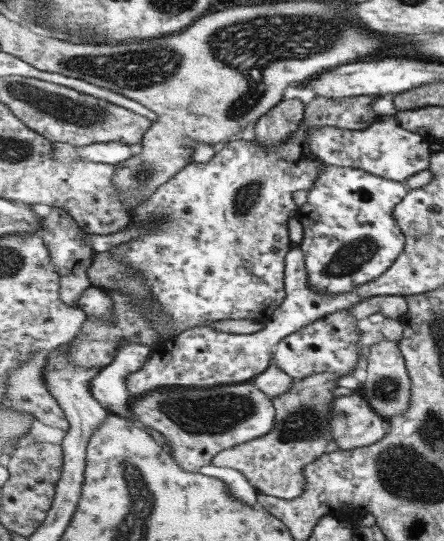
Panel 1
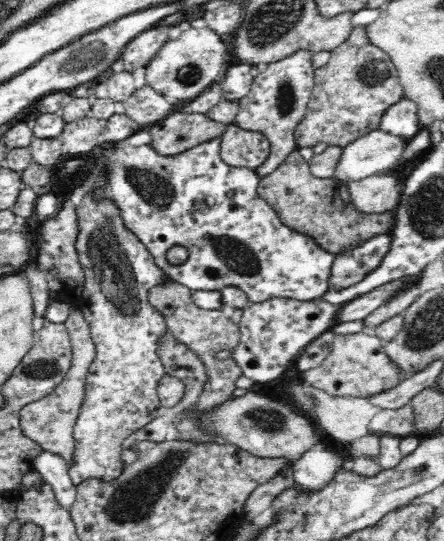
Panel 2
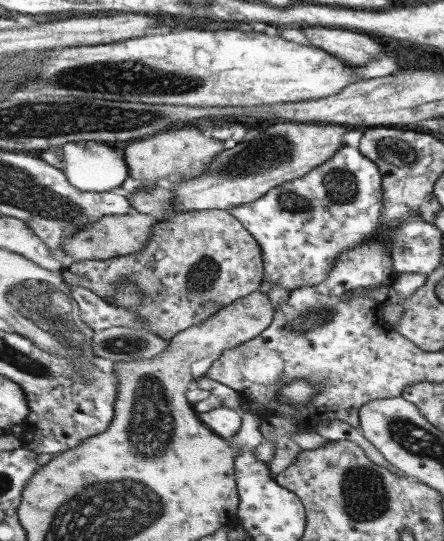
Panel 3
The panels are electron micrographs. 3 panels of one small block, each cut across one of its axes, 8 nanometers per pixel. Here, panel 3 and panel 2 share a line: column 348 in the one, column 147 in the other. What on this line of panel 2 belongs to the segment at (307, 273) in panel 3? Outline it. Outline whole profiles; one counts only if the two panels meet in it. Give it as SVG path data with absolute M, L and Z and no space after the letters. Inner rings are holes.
M216 138L216 140L210 140L210 142L204 142L204 144L194 146L194 149L186 150L182 152L182 154L178 154L174 157L159 156L150 145L120 146L120 148L116 148L116 150L104 160L104 168L102 168L102 172L104 172L104 184L98 186L98 188L94 188L94 192L92 192L94 200L96 200L96 202L100 202L100 200L104 202L104 200L107 200L107 202L111 202L111 204L117 208L117 212L120 213L118 217L120 217L123 226L134 233L135 236L142 241L142 244L146 245L146 248L150 251L154 259L155 265L164 269L168 280L182 284L190 290L219 291L228 286L234 286L247 294L250 304L256 304L274 297L290 297L294 299L320 298L320 296L324 296L324 294L328 292L328 289L346 288L360 282L363 278L366 278L370 272L382 264L384 256L386 256L386 253L390 250L391 235L384 234L382 236L374 236L374 238L370 238L368 242L364 242L364 244L356 246L354 249L346 250L344 253L338 255L332 254L327 250L322 250L320 246L315 244L313 238L288 228L280 221L274 207L270 206L270 203L267 203L262 196L258 194L257 188L260 182L259 176L255 173L255 169L226 164L220 156L219 144L220 139ZM176 245L183 246L188 250L188 256L185 262L178 265L170 264L166 258L166 252Z

